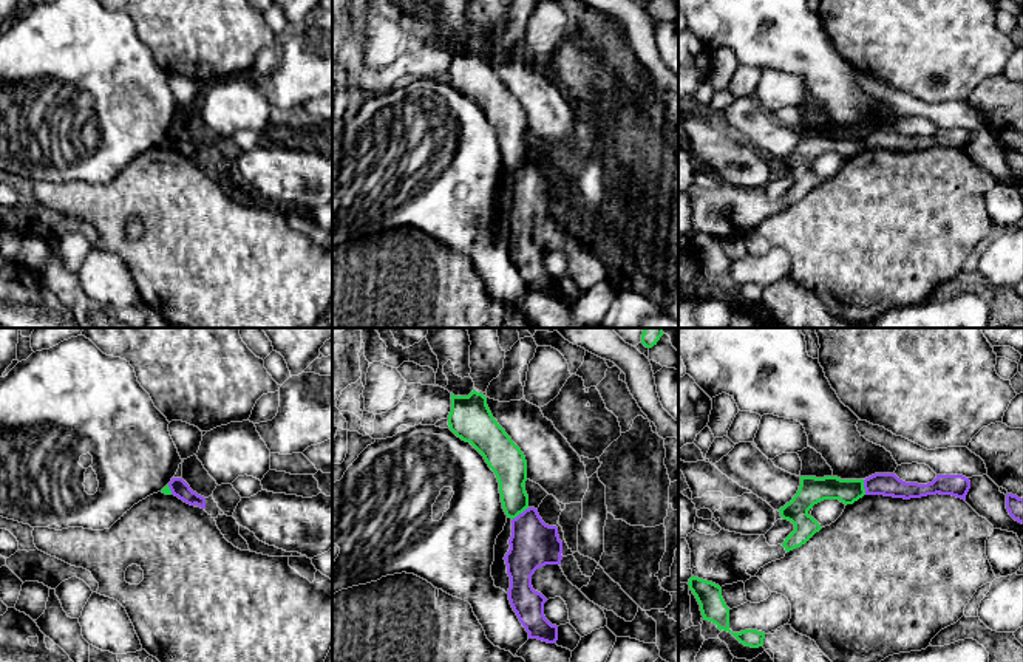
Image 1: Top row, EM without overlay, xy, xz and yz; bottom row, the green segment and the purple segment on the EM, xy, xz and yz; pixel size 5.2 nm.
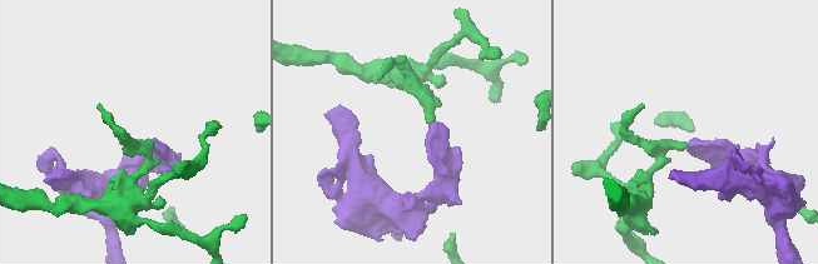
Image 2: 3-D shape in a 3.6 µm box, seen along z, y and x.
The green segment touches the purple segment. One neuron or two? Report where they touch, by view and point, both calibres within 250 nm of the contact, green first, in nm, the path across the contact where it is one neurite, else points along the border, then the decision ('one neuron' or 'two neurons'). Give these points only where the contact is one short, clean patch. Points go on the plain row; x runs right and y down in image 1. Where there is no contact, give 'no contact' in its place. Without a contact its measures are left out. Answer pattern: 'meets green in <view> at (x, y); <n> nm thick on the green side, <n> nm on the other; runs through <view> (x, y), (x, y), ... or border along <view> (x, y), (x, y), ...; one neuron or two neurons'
meets green in xz at (519, 166); 180 nm thick on the green side, 240 nm on the other; border along xz (529, 161), (512, 174); two neurons

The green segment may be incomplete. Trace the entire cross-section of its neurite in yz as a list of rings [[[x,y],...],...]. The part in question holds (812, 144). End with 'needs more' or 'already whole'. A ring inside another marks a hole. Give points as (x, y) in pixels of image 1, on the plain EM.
[[[800,130],[797,147],[790,156],[779,162],[780,170],[794,178],[794,184],[785,192],[782,200],[787,206],[805,198],[822,181],[808,167],[814,158],[824,153],[839,153],[853,158],[865,148],[864,133],[841,133],[838,130]]] | already whole

